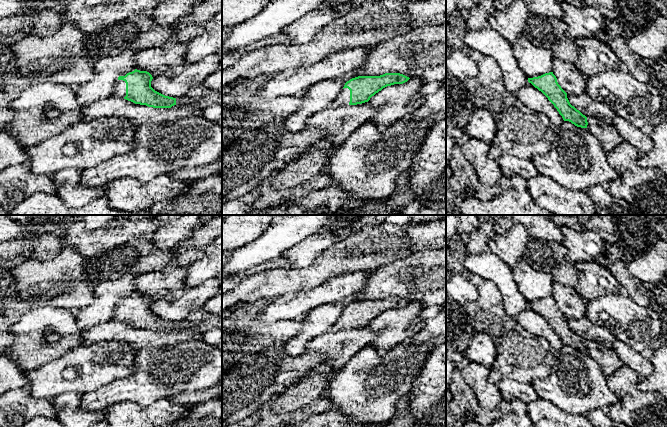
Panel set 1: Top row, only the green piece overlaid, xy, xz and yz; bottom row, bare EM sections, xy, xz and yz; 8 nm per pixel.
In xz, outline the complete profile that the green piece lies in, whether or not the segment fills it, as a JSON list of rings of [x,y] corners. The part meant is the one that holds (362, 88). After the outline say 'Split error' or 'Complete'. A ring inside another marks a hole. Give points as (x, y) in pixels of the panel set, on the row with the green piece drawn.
[[[385,73],[380,76],[358,76],[347,81],[333,104],[357,105],[368,102],[372,96],[387,86],[403,84],[410,78],[400,73]]]. Split error

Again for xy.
[[[135,69],[118,77],[112,94],[153,108],[171,108],[176,105],[176,98],[165,96],[151,87],[152,79],[149,72]]]. Split error

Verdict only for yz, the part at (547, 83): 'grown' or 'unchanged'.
unchanged

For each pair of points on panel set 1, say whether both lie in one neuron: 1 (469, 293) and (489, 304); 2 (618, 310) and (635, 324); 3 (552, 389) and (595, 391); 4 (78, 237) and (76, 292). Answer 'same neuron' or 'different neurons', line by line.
1: different neurons
2: same neuron
3: same neuron
4: different neurons

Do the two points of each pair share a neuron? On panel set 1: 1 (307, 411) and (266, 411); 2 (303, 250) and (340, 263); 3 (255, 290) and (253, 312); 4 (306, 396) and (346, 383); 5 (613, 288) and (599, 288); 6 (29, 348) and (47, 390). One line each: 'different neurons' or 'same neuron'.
1: same neuron
2: different neurons
3: different neurons
4: different neurons
5: same neuron
6: different neurons

